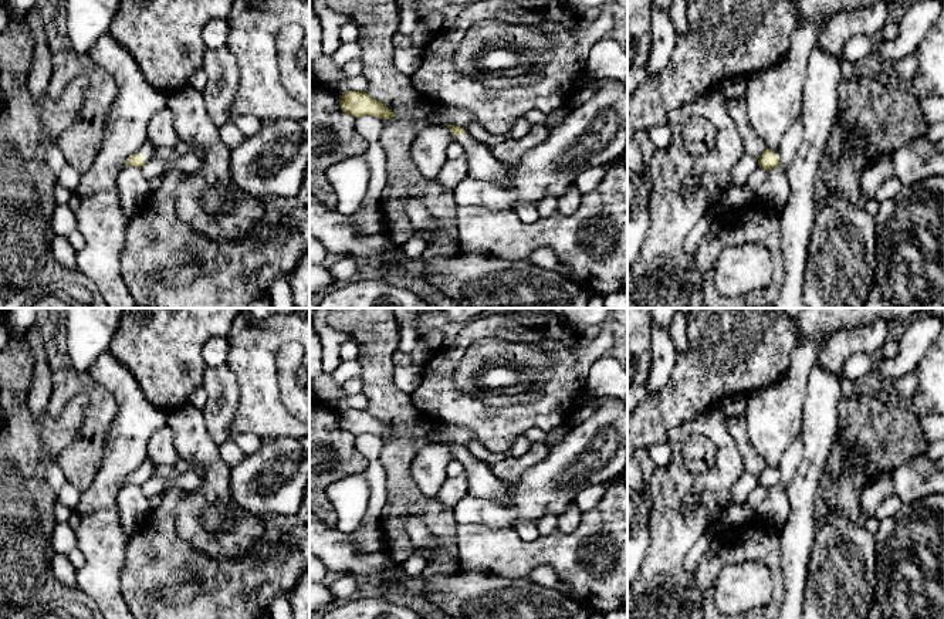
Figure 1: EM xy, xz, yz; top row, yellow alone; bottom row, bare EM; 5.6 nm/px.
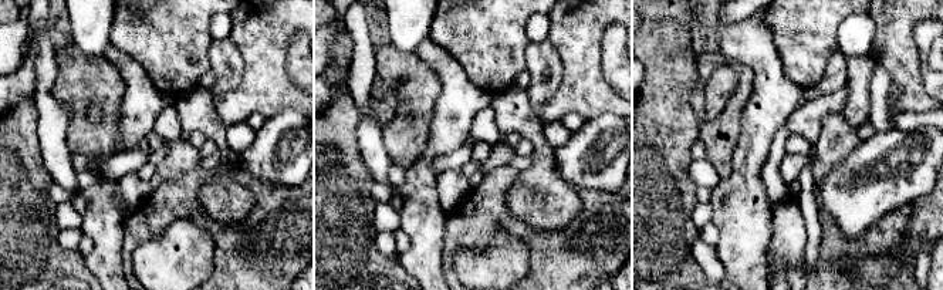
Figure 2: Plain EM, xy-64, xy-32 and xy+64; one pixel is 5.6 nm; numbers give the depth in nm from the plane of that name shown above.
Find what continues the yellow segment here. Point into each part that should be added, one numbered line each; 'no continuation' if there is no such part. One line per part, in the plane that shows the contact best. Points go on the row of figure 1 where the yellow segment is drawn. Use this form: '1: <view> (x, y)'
1: xy (148, 149)

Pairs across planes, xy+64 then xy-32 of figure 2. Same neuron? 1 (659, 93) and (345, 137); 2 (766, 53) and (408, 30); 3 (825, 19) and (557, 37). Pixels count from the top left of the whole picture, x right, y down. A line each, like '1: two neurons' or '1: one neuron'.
1: one neuron
2: two neurons
3: two neurons

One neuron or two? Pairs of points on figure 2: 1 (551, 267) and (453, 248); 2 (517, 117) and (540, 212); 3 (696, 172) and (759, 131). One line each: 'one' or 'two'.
1: one
2: one
3: two

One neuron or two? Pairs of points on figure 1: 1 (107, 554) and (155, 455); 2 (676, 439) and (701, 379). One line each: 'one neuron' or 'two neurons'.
1: two neurons
2: two neurons

